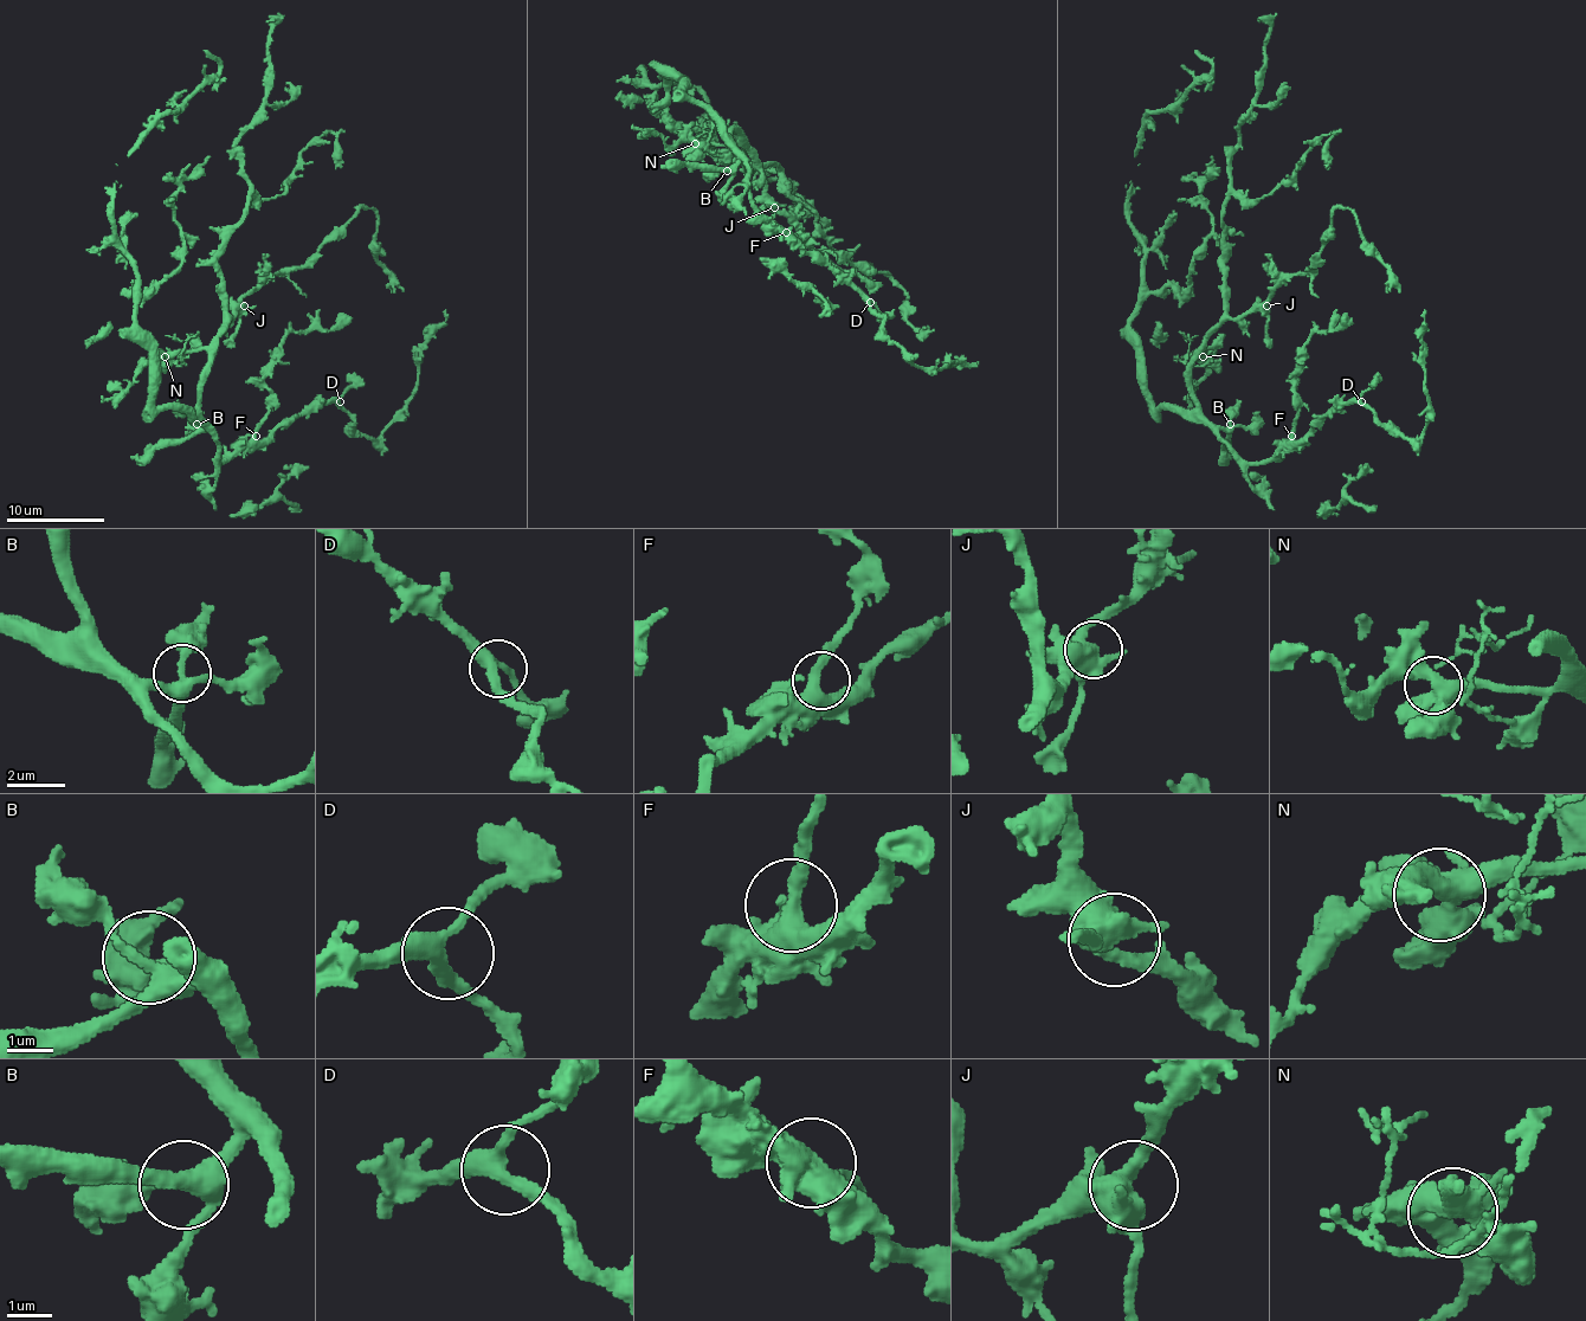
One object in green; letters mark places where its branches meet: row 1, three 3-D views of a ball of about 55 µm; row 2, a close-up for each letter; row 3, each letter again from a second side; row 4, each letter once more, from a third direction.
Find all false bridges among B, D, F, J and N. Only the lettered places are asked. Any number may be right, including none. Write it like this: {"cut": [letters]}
{"cut": []}

